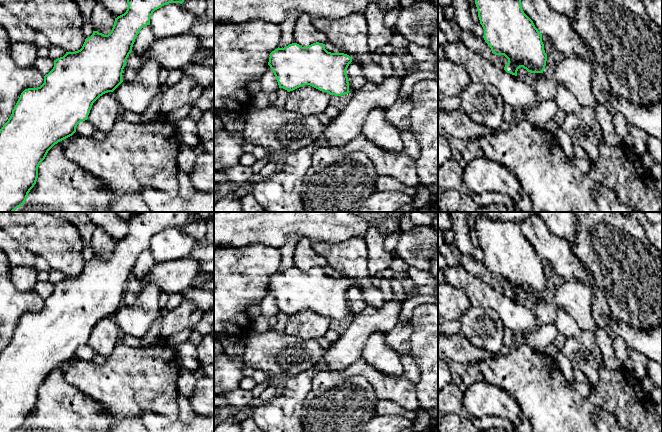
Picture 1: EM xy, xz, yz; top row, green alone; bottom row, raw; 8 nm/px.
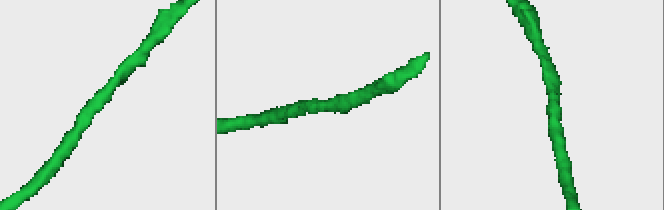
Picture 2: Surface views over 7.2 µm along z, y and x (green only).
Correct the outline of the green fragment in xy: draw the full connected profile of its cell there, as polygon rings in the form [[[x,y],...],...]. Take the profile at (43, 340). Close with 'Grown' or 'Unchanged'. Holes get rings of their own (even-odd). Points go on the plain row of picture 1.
[[[136,212],[127,220],[128,231],[126,236],[115,242],[113,252],[108,259],[104,259],[102,257],[99,257],[98,255],[93,255],[93,258],[85,263],[85,266],[80,274],[75,276],[66,276],[63,281],[54,284],[53,293],[44,300],[44,307],[40,311],[28,312],[21,317],[14,333],[12,334],[10,342],[0,353],[0,432],[18,432],[24,428],[27,423],[28,417],[36,408],[38,402],[38,391],[40,387],[45,383],[48,375],[55,368],[72,360],[76,356],[77,349],[80,346],[88,343],[88,339],[90,337],[93,327],[100,320],[108,316],[113,316],[123,306],[122,297],[126,289],[126,284],[132,275],[133,268],[140,254],[143,251],[150,249],[150,242],[153,236],[169,227],[182,228],[184,224],[191,218],[193,213],[194,212]]]. Unchanged

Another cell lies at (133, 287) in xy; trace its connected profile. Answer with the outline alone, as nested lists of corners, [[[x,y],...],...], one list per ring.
[[[131,275],[126,284],[126,289],[123,293],[122,304],[124,306],[133,304],[137,300],[142,288],[143,287],[140,279],[134,275]]]

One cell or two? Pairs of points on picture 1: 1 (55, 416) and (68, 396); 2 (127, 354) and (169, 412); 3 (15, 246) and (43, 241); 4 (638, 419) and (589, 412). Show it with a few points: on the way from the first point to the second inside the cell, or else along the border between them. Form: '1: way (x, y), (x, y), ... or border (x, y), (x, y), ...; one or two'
1: way (55, 411), (55, 407), (63, 399); one
2: way (132, 368), (161, 398); one
3: border (10, 235), (35, 254); two
4: border (594, 404), (609, 411), (617, 421); two

